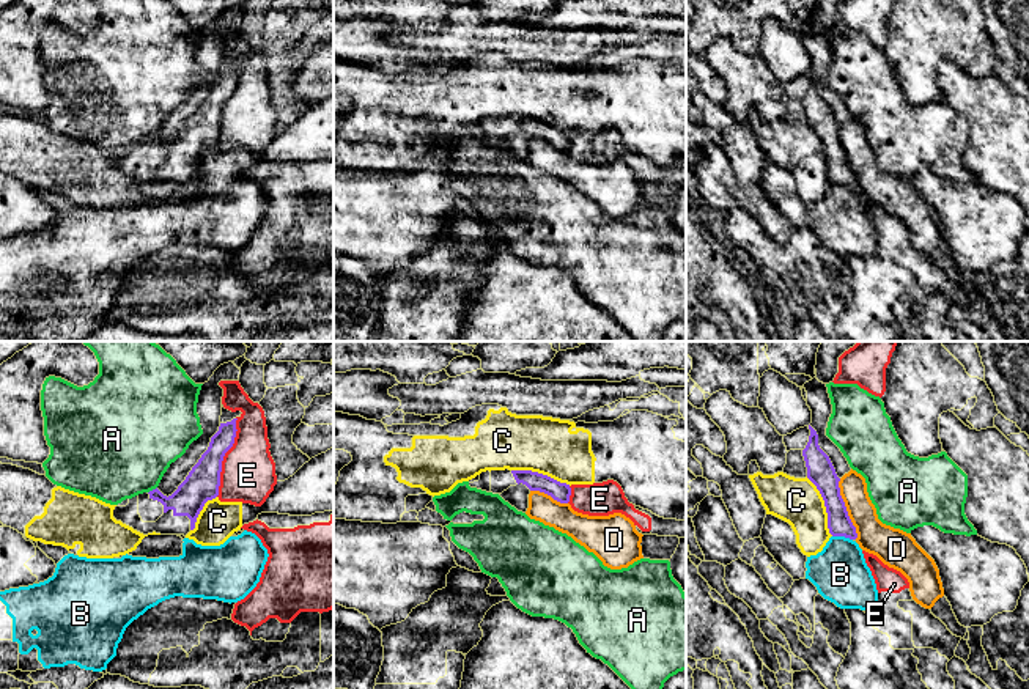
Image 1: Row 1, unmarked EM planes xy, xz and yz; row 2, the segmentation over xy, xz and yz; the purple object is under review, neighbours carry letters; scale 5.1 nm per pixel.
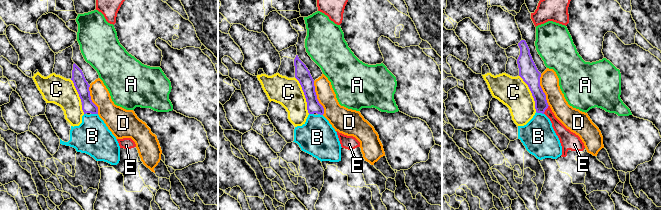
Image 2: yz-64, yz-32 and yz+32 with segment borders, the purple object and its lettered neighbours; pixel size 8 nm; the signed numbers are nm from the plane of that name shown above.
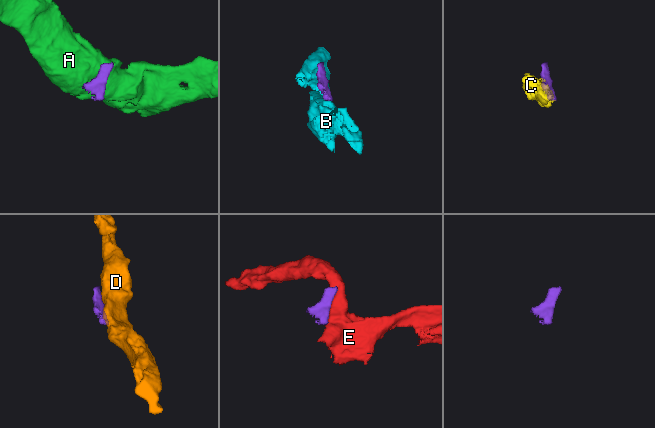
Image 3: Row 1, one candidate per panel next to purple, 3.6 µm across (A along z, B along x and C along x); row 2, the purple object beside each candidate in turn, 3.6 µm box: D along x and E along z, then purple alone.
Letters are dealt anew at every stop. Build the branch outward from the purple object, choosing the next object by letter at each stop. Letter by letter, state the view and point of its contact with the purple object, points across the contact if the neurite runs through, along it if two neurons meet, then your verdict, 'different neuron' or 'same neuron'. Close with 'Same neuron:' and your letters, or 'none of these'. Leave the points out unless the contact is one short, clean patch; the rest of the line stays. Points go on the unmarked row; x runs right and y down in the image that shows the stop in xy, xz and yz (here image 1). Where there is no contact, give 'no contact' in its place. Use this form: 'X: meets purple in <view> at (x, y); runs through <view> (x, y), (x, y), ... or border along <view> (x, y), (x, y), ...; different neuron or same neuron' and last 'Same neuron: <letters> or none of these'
A: meets purple in xy at (153, 137); border along xy (156, 134), (148, 140); different neuron
B: meets purple in yz at (842, 183); border along yz (833, 183), (851, 187); different neuron
C: meets purple in yz at (825, 153); border along yz (806, 125), (823, 148), (826, 175), (833, 183); different neuron
D: meets purple in yz at (845, 156); border along yz (839, 126), (839, 142), (855, 175), (856, 186); different neuron
E: meets purple in xy at (224, 103); different neuron
Same neuron: none of these

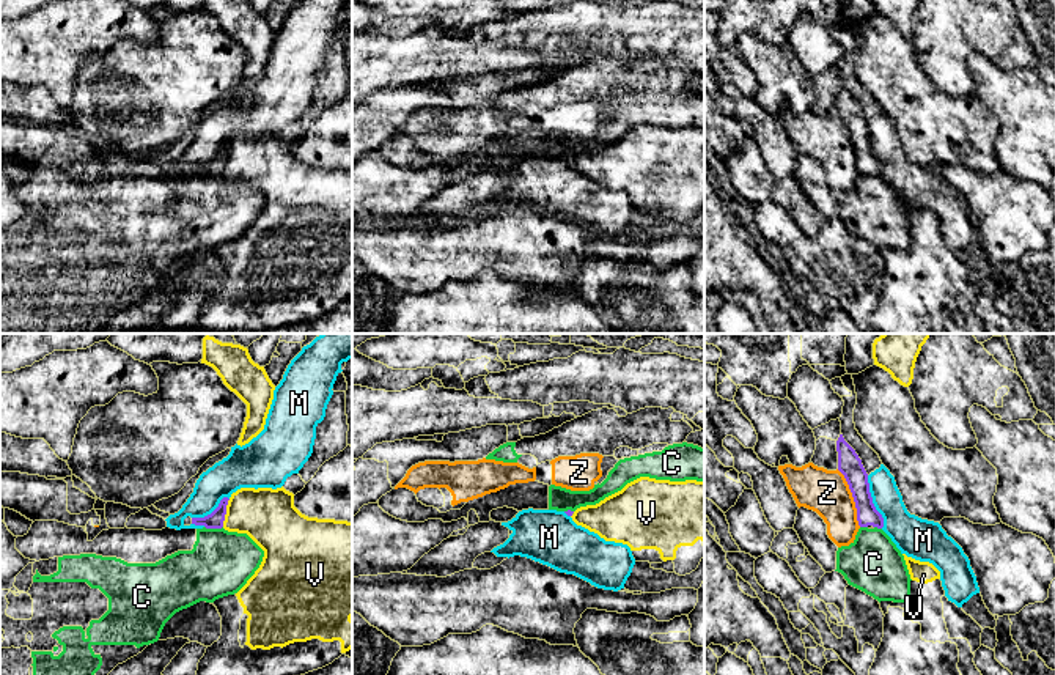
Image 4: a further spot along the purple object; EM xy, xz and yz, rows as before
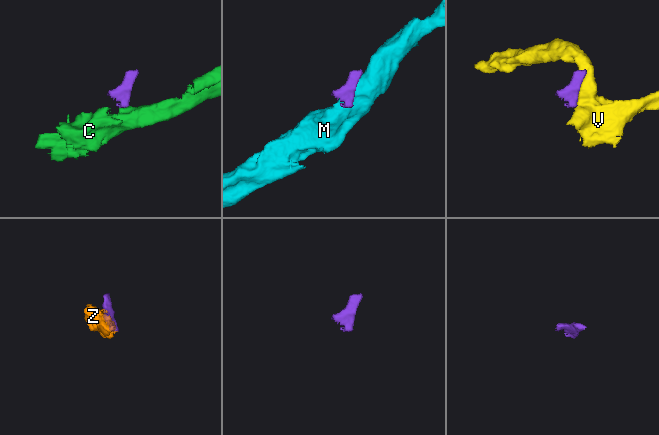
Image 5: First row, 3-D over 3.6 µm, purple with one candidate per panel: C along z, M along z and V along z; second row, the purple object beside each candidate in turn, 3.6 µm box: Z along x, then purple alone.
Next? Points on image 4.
C: meets purple in xy at (214, 175); border along xy (205, 173), (222, 175); different neuron
M: meets purple in yz at (871, 150); border along yz (867, 123), (871, 150), (882, 165), (882, 175); different neuron
V: meets purple in xy at (225, 161); different neuron
Z: meets purple in yz at (852, 143); border along yz (837, 117), (848, 132), (856, 156), (856, 167), (860, 173); different neuron
Same neuron: none of these

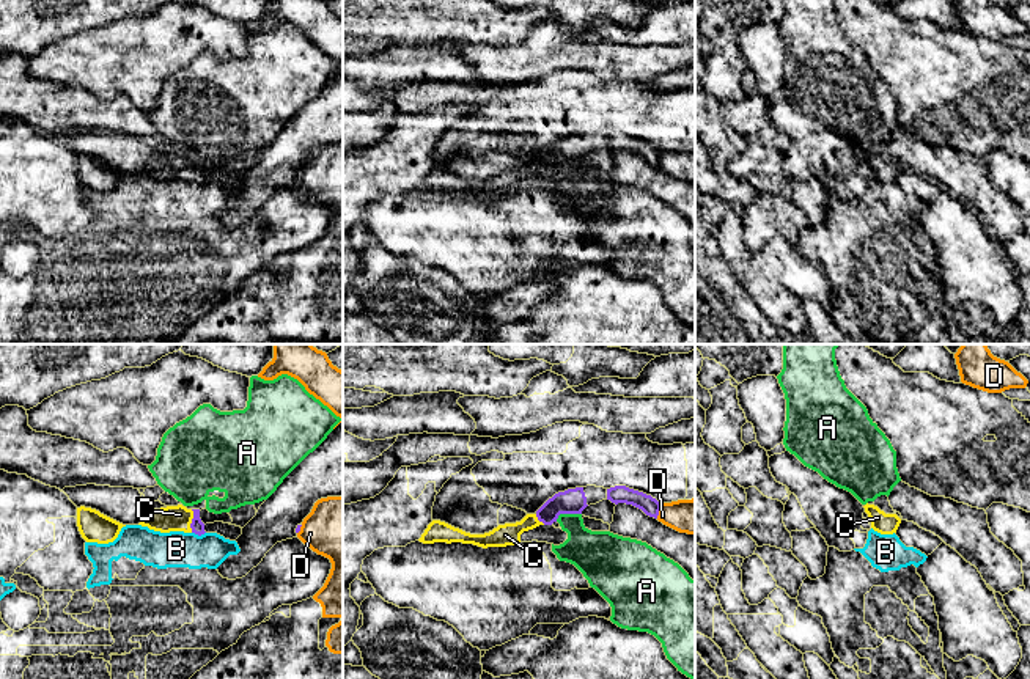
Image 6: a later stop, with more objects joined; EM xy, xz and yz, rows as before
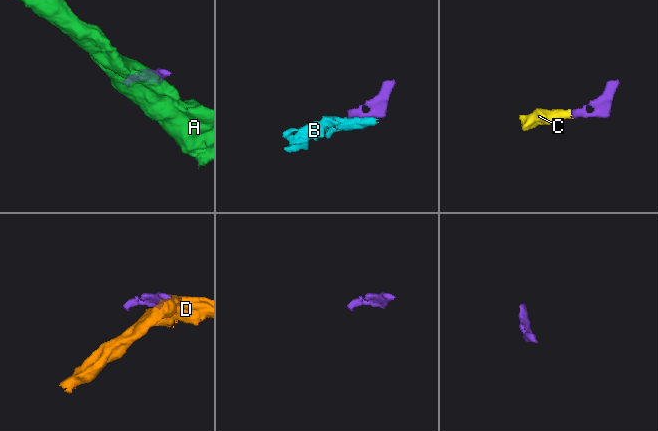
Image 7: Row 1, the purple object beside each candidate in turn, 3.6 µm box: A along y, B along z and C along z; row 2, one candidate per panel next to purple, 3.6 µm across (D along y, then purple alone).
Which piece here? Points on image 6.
A: meets purple in xz at (566, 161); border along xz (581, 161), (562, 161), (555, 168); different neuron
B: meets purple in xy at (198, 183); border along xy (192, 179), (205, 181); different neuron
C: meets purple in xy at (192, 168); runs through xy (197, 173), (192, 168), (178, 165); same neuron
D: meets purple in xz at (659, 157); different neuron
Same neuron: C

